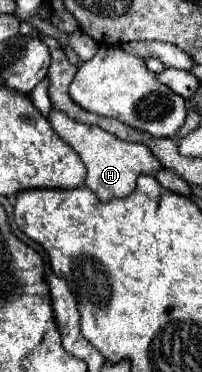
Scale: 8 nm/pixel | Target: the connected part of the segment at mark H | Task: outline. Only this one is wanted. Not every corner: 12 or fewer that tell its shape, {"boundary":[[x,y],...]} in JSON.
{"boundary":[[52,108],[50,124],[102,202],[128,196],[158,158]]}

